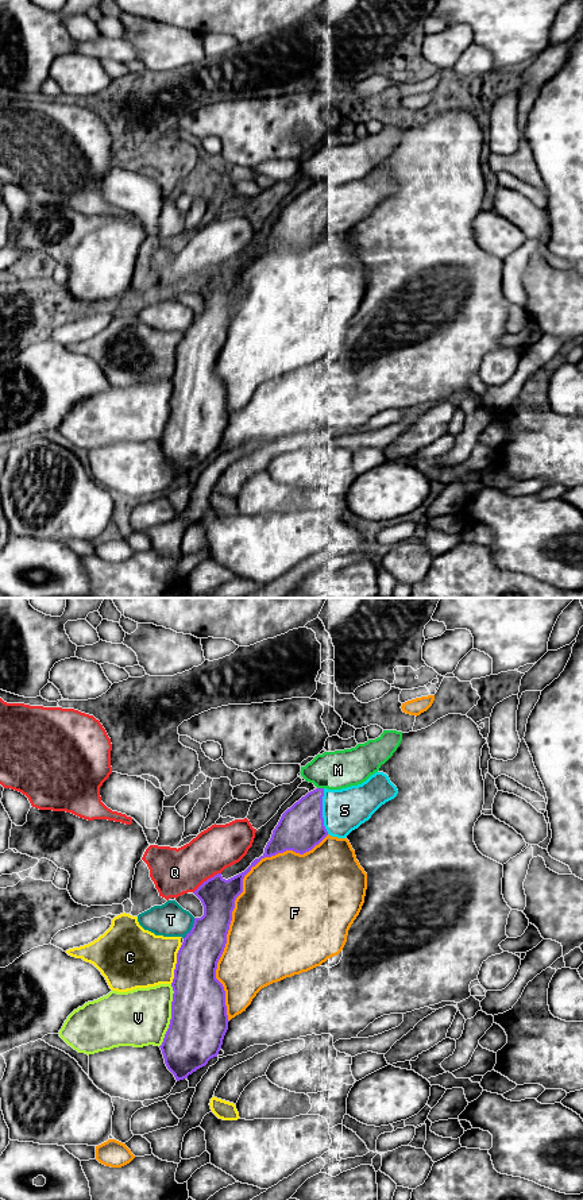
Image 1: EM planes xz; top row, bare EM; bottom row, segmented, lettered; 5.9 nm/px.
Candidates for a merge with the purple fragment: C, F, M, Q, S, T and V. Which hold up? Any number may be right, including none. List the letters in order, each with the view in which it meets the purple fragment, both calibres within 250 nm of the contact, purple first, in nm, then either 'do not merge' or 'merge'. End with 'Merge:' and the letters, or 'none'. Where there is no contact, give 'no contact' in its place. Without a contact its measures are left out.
C: meets purple in xz; 320 nm thick on the purple side, 360 nm on the other; do not merge
F: meets purple in xz; 220 nm thick on the purple side, 500 nm on the other; do not merge
M: meets purple in xz; 260 nm thick on the purple side, 220 nm on the other; do not merge
Q: meets purple in xz; 220 nm thick on the purple side, 280 nm on the other; do not merge
S: meets purple in xz; 280 nm thick on the purple side, 260 nm on the other; merge
T: meets purple in xz; 240 nm thick on the purple side, 200 nm on the other; do not merge
V: meets purple in xz; 340 nm thick on the purple side, 340 nm on the other; do not merge
Merge: S

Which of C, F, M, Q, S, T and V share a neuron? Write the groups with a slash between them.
C / F / M / Q / S / T / V

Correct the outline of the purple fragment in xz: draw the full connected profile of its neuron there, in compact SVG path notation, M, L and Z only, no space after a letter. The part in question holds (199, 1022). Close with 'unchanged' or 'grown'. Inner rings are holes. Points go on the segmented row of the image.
M375 772L362 784L341 790L316 788L282 814L265 848L265 853L255 858L244 872L228 880L217 873L193 892L204 906L204 915L194 918L193 927L184 938L177 953L171 983L174 991L171 1019L159 1046L165 1064L177 1081L188 1079L189 1074L205 1066L211 1058L217 1057L228 1030L225 991L216 979L216 969L227 944L235 900L243 892L244 876L265 857L286 850L304 854L318 845L328 834L345 838L352 830L368 821L382 804L394 799L397 794L397 787L383 772Z | grown

